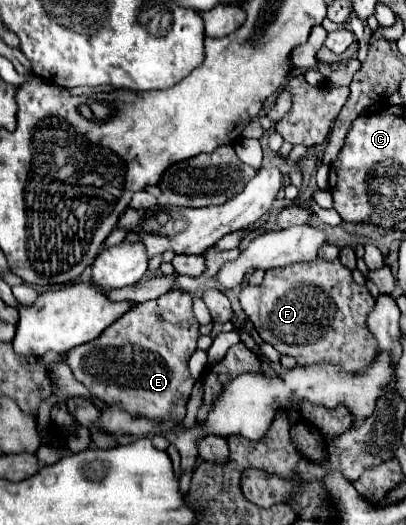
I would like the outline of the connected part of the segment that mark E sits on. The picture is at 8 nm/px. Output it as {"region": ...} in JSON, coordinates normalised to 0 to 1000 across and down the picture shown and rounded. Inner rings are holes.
{"region":[[[421,550],[392,570],[337,577],[264,630],[180,669],[160,688],[185,722],[254,768],[298,768],[318,787],[367,798],[446,798],[480,722],[466,714],[461,688],[485,665],[490,615],[475,604],[470,562]]]}

